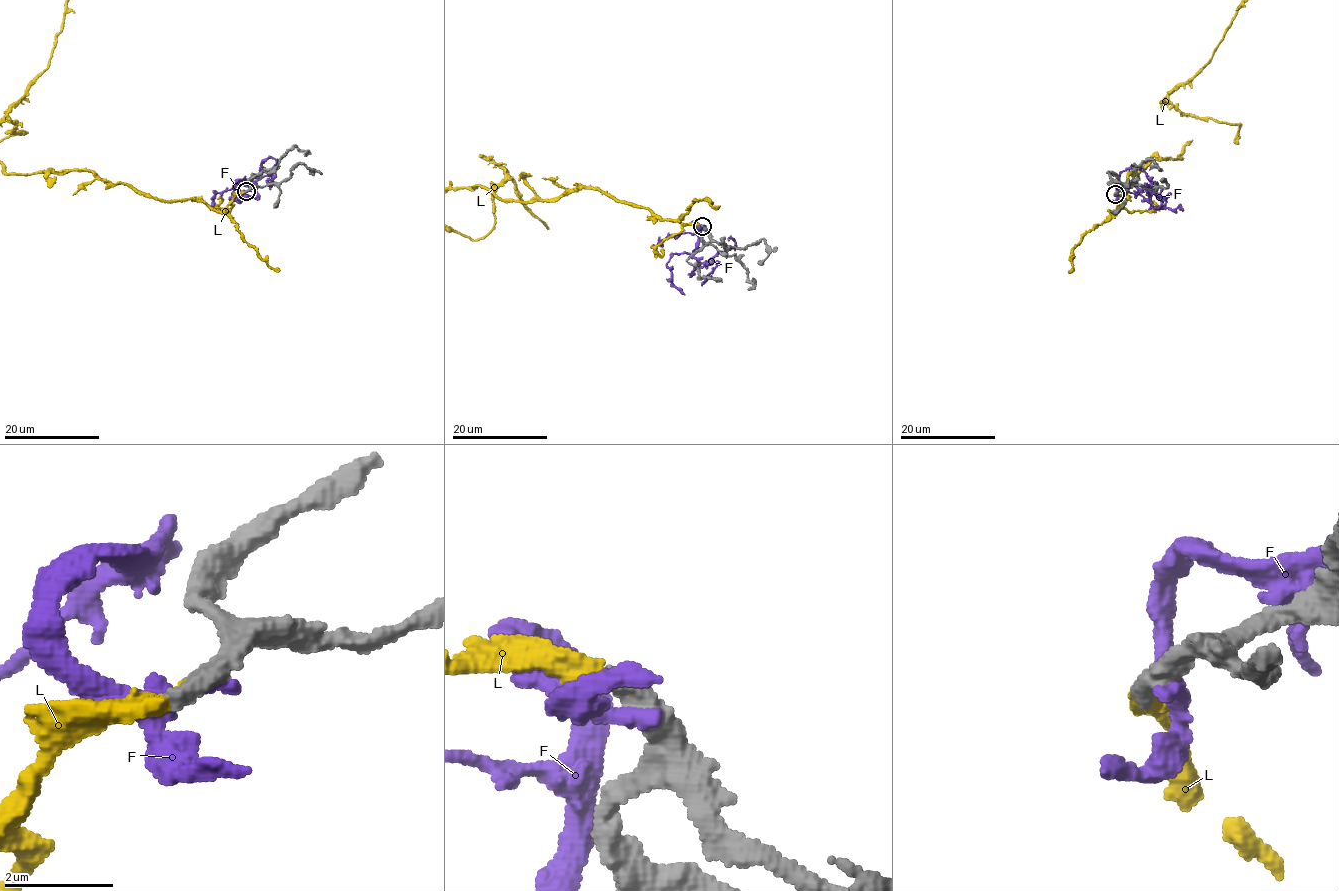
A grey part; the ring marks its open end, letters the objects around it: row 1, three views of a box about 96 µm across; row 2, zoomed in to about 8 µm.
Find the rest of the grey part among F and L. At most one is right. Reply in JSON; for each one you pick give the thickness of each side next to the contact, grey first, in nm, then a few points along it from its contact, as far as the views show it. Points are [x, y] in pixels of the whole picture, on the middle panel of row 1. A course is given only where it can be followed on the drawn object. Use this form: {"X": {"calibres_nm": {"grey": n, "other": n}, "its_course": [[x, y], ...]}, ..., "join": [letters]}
{"L": {"calibres_nm": {"grey": 440, "other": 320}}, "join": ["L"]}

